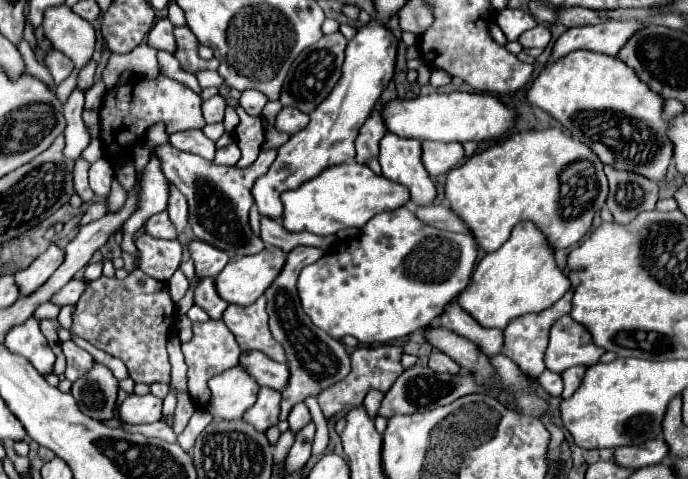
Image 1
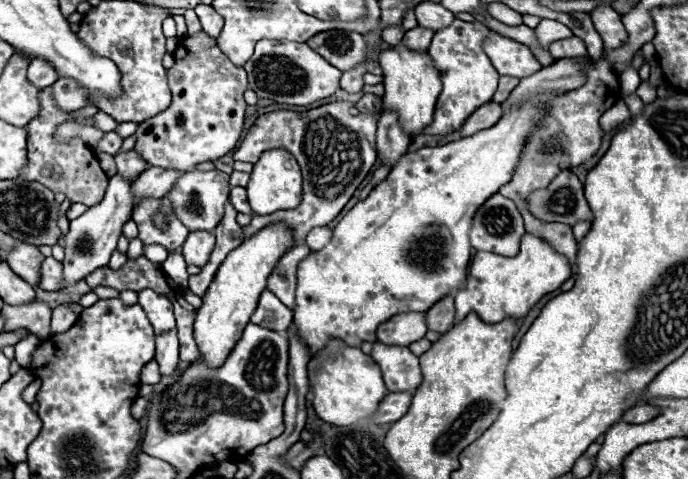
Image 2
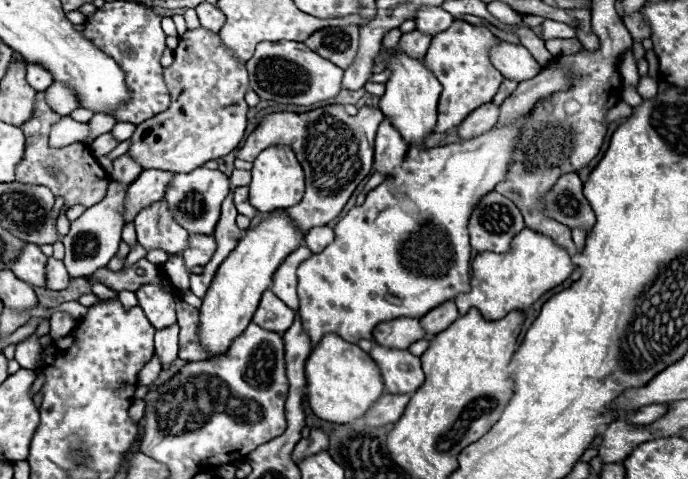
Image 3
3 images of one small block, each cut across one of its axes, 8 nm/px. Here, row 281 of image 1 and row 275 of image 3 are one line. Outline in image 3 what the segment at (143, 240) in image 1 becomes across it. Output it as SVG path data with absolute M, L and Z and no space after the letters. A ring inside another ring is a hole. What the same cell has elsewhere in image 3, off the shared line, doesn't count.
M160 266L160 276L164 278L164 282L144 284L140 286L140 290L136 290L140 308L146 312L148 320L158 330L176 322L176 290L170 284L162 266Z

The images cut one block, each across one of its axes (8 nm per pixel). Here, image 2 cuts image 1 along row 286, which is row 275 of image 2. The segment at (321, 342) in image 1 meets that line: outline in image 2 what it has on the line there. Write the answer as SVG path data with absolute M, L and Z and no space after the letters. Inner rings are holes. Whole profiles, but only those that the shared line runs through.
M306 244L294 246L292 250L288 250L288 254L284 254L284 258L280 258L272 274L268 276L268 290L272 290L272 294L276 294L276 298L280 298L280 302L284 302L288 308L294 308L296 266L308 256L308 252L310 248Z

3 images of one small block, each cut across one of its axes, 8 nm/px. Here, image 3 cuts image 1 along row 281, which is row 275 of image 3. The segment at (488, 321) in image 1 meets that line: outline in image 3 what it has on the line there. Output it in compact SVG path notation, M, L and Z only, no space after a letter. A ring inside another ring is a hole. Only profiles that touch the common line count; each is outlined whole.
M524 228L520 234L516 234L510 252L476 254L476 258L472 260L472 278L470 278L472 290L468 294L456 296L458 312L460 316L464 316L470 308L478 308L484 318L500 320L518 308L526 310L528 306L532 306L542 294L562 284L574 272L574 268L576 266L568 250L558 246L546 234L536 234L534 230Z

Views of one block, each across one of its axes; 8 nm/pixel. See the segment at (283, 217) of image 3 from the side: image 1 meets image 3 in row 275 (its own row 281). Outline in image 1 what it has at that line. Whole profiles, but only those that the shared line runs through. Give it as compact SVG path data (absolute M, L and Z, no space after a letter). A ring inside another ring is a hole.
M266 248L258 254L228 262L216 276L216 290L230 304L250 306L270 288L284 264L286 254L280 248ZM264 252L270 254L270 260L264 260Z

